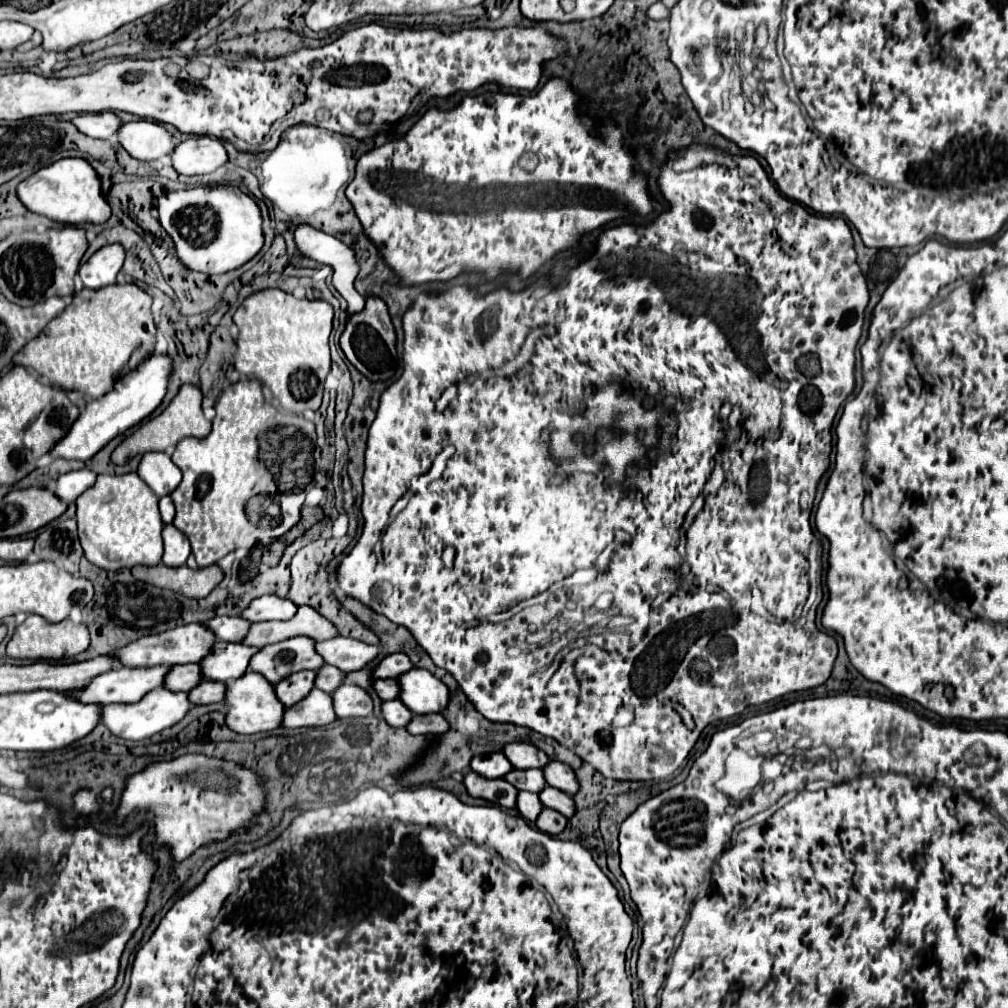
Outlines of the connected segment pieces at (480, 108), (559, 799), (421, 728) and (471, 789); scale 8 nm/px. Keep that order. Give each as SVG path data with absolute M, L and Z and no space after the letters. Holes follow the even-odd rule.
M550 79L536 95L530 95L530 97L508 95L508 93L486 93L486 97L484 95L464 97L464 101L452 111L430 109L408 131L408 135L404 139L386 143L386 145L376 147L364 155L364 163L360 161L356 165L358 175L364 175L364 179L352 181L346 189L346 197L354 205L356 215L362 221L366 235L380 247L380 251L382 251L386 263L392 267L392 271L400 275L402 285L428 283L428 281L450 281L456 275L460 275L462 271L482 271L482 273L486 273L486 279L492 279L508 263L512 263L512 267L516 267L524 277L528 277L546 259L552 257L552 253L550 253L552 249L556 249L558 245L560 245L560 249L572 247L582 233L590 233L596 227L600 227L612 219L622 217L628 203L630 203L630 211L634 211L638 215L648 215L652 211L654 205L652 205L652 199L646 191L646 179L632 171L634 157L626 149L620 131L612 123L608 123L606 127L600 129L602 137L590 137L592 121L578 117L578 113L574 109L576 101L578 101L578 95L570 89L570 85L564 79ZM526 153L532 153L538 159L538 165L534 165L534 169L530 169L530 171L522 163L522 157Z
M544 787L538 797L542 799L542 805L544 807L550 807L558 813L562 813L564 817L572 817L574 815L574 801L570 795L562 793L560 789L554 789L554 787Z
M440 713L414 715L414 719L406 725L406 731L412 735L442 735L448 731L448 723Z
M468 771L464 775L464 787L472 797L482 797L502 807L516 805L518 791L504 779L482 779L482 775L474 775L474 771Z

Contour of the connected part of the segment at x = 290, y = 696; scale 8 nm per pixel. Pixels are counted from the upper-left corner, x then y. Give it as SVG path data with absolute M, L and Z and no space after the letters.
M300 671L300 673L288 675L286 679L278 681L274 685L274 691L276 691L280 703L284 707L292 707L300 699L304 699L314 685L314 675L316 675L314 671Z

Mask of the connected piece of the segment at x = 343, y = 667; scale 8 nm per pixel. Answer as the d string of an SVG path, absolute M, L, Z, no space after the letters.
M334 637L316 643L318 655L322 655L326 665L334 665L340 671L358 671L378 655L378 645L368 645L352 637Z

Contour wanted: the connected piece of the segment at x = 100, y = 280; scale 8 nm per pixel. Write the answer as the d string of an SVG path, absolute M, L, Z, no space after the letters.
M106 245L98 249L78 271L84 287L102 289L106 285L116 283L116 275L124 263L124 247L122 245Z

